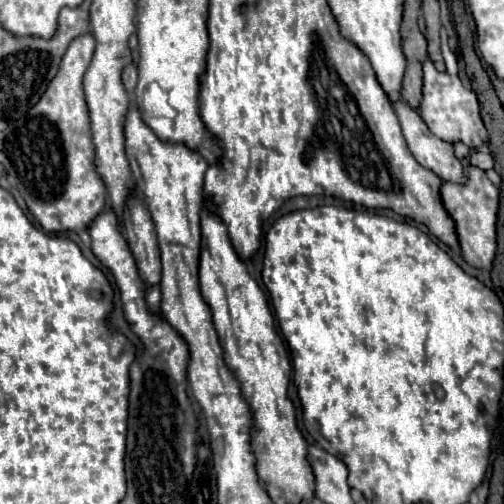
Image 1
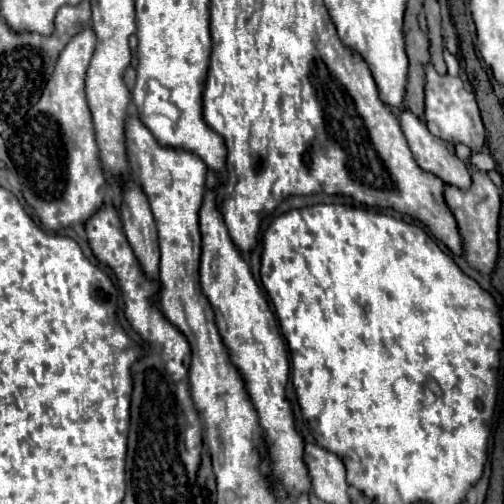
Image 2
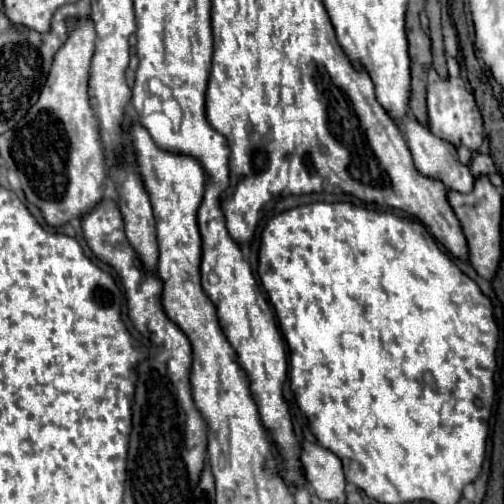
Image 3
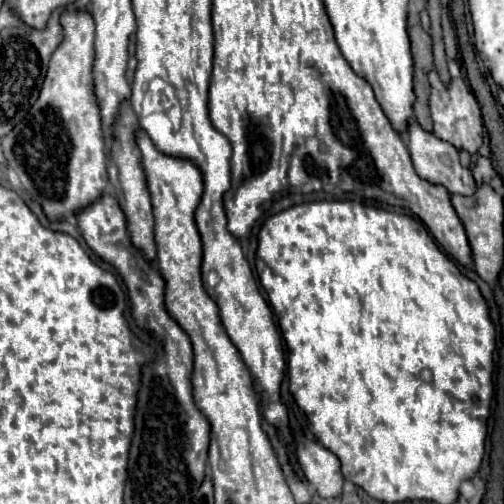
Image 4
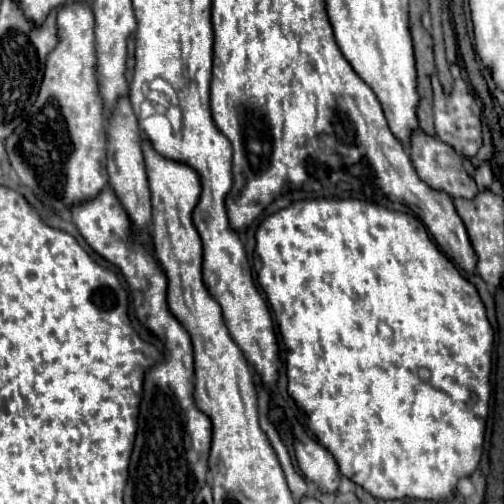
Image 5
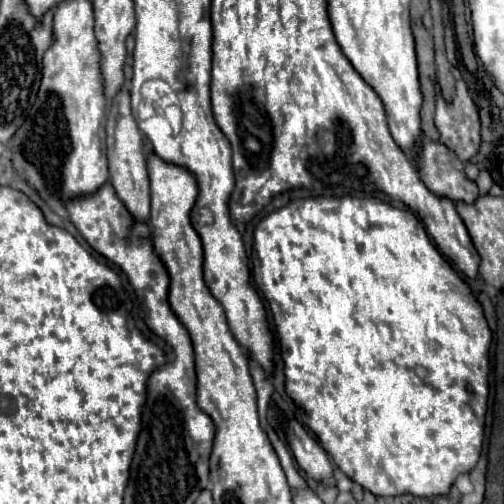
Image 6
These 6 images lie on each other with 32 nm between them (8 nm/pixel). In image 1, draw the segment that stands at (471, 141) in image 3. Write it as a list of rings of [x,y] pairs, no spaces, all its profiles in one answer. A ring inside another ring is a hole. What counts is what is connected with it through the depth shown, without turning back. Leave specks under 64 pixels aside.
[[[426,60],[424,62],[422,94],[424,94],[424,100],[420,106],[420,114],[434,136],[438,136],[450,144],[464,142],[470,150],[478,150],[480,146],[484,146],[488,142],[488,132],[486,132],[482,118],[480,118],[476,94],[470,88],[462,86],[458,76],[450,76],[448,72],[438,72],[434,68],[434,64],[430,60]]]

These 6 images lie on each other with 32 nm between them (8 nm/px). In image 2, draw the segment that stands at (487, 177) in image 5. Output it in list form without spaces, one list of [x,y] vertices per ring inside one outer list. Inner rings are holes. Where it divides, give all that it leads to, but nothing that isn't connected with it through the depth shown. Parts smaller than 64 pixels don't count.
[[[476,152],[476,154],[472,154],[468,166],[470,166],[470,170],[490,172],[490,170],[494,170],[494,160],[492,160],[492,156],[488,152]]]

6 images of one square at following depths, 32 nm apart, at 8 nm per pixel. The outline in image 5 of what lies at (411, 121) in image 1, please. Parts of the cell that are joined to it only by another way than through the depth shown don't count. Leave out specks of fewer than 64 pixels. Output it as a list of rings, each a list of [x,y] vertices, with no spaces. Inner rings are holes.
[[[418,130],[412,136],[412,144],[410,144],[410,158],[414,162],[414,168],[418,172],[418,176],[434,190],[446,192],[450,198],[466,198],[472,200],[478,194],[476,182],[466,174],[464,166],[462,166],[462,158],[456,154],[454,148],[450,148],[448,144],[440,142],[438,138],[426,136],[422,130]]]

